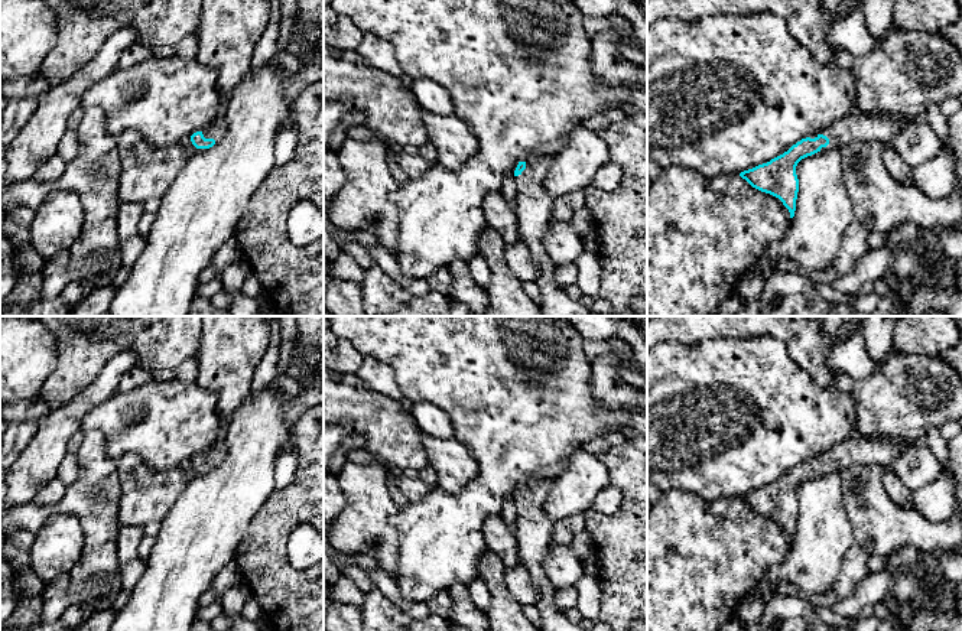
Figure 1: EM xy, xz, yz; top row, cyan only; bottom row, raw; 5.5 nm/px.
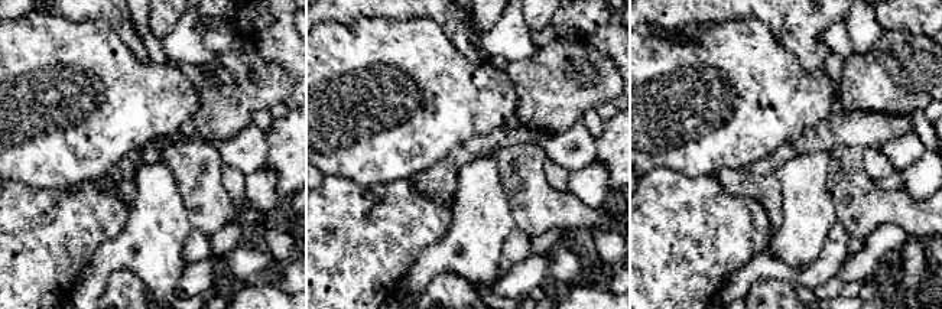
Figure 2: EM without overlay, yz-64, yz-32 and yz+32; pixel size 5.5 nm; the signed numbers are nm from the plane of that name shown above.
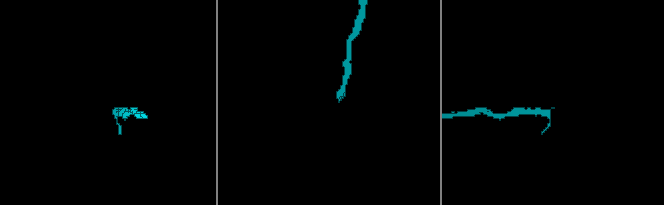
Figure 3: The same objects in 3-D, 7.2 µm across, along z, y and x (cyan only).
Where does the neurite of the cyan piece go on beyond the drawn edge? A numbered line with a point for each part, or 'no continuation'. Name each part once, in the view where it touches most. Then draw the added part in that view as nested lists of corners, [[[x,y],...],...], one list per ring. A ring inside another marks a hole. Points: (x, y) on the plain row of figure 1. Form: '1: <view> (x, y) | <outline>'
1: yz (855, 449) | [[[851,435],[845,440],[835,445],[832,449],[825,451],[818,456],[810,458],[809,461],[815,462],[819,458],[823,458],[829,462],[829,468],[822,471],[820,475],[836,472],[855,464],[875,464],[885,468],[917,442],[904,443],[888,438],[875,439],[861,435]]]

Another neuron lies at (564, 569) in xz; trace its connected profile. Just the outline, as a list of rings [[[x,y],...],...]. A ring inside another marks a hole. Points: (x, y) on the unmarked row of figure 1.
[[[558,543],[546,554],[543,570],[558,591],[575,588],[576,582],[585,575],[584,562],[575,556],[571,544]]]

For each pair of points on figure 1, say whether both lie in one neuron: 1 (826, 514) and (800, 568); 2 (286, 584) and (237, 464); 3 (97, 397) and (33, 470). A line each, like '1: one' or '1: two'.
1: one
2: two
3: one

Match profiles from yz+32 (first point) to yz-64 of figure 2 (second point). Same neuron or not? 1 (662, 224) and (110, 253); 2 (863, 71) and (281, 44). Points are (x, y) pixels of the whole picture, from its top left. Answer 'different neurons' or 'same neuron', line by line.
1: different neurons
2: different neurons

